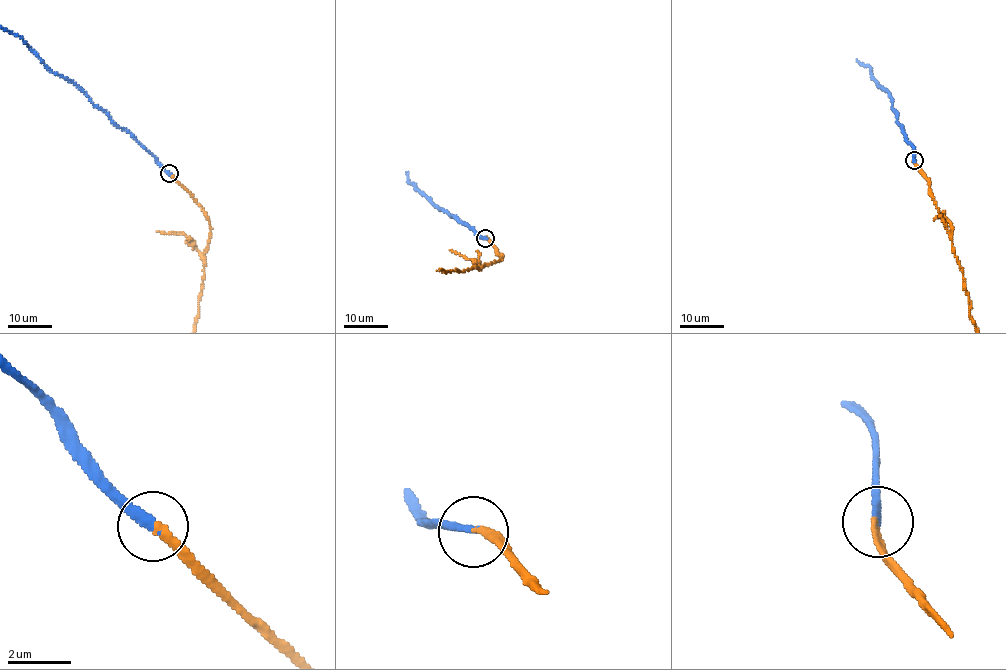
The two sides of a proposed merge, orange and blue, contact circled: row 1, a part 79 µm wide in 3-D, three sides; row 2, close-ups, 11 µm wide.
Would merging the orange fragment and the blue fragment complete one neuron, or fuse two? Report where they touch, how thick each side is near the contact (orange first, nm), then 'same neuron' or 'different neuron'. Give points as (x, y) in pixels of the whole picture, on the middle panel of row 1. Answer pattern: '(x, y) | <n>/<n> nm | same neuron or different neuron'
(485, 238) | 200/260 nm | same neuron

